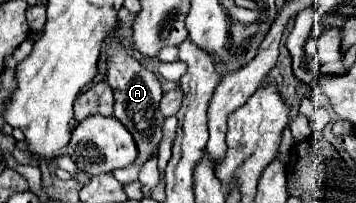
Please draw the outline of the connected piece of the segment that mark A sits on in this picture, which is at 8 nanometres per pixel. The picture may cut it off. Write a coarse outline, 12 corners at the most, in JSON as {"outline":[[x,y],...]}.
{"outline":[[110,38],[108,84],[114,116],[132,134],[138,156],[118,168],[120,184],[138,180],[158,156],[162,88]]}

